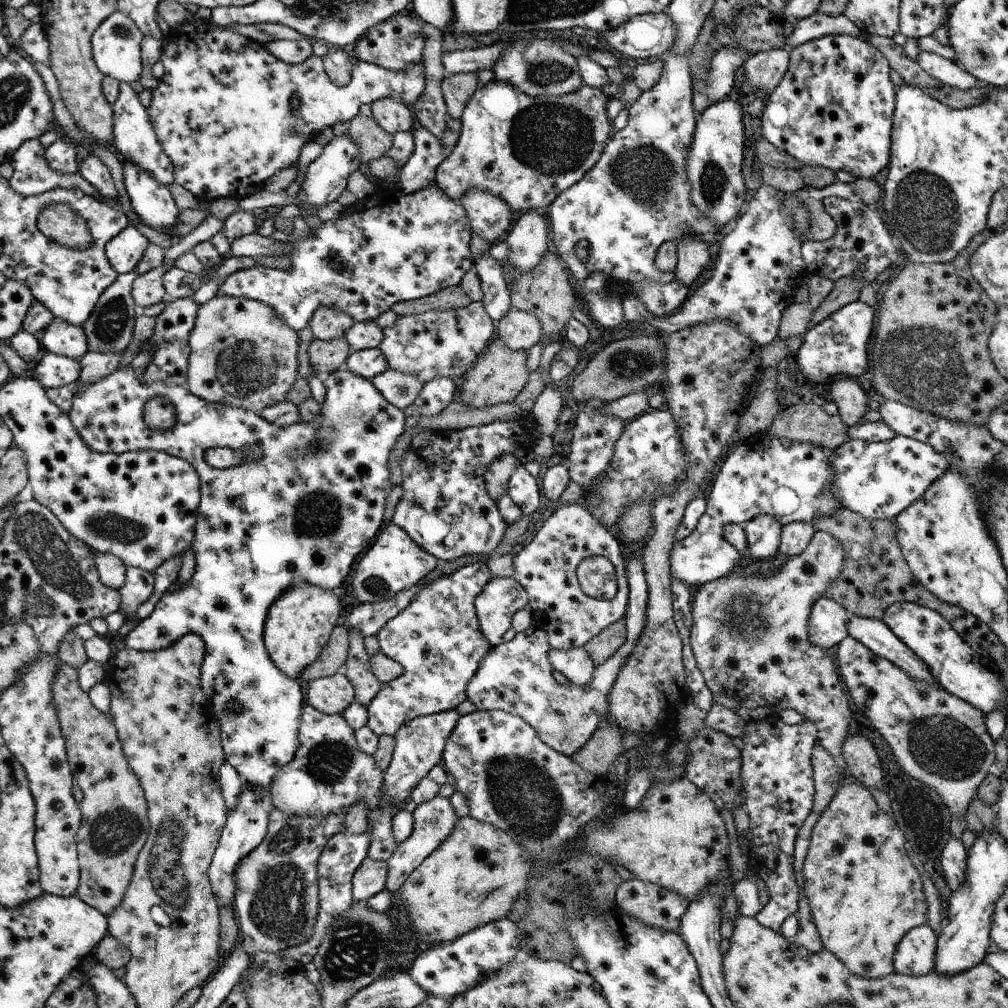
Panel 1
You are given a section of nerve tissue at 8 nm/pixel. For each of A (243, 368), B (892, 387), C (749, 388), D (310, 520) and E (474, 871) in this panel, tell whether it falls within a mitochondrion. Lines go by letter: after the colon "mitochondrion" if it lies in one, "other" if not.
A: mitochondrion
B: mitochondrion
C: other
D: mitochondrion
E: other

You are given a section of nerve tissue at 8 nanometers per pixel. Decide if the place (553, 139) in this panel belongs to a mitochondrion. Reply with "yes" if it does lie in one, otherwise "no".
yes

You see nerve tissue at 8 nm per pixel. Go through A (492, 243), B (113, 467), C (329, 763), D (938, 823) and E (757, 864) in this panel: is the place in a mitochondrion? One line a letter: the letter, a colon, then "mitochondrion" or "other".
A: other
B: other
C: mitochondrion
D: other
E: other

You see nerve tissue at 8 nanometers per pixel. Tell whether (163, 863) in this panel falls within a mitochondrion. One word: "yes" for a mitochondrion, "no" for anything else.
yes

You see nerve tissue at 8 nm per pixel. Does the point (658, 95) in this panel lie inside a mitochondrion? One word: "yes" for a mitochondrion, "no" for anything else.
no

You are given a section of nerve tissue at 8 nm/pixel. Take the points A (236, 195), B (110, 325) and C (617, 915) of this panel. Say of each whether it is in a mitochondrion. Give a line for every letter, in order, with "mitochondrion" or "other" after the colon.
A: other
B: mitochondrion
C: other

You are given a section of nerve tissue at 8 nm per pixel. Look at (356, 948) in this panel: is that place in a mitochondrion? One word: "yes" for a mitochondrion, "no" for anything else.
yes

